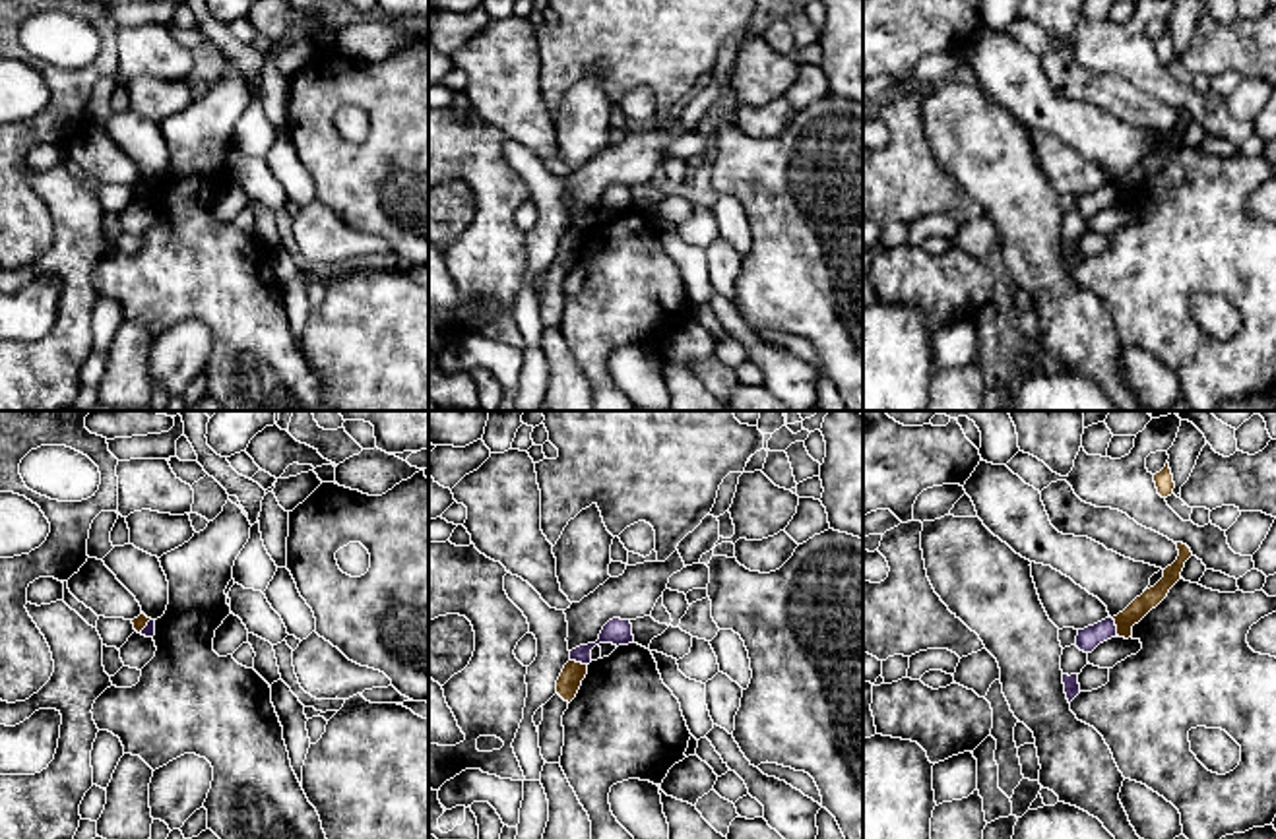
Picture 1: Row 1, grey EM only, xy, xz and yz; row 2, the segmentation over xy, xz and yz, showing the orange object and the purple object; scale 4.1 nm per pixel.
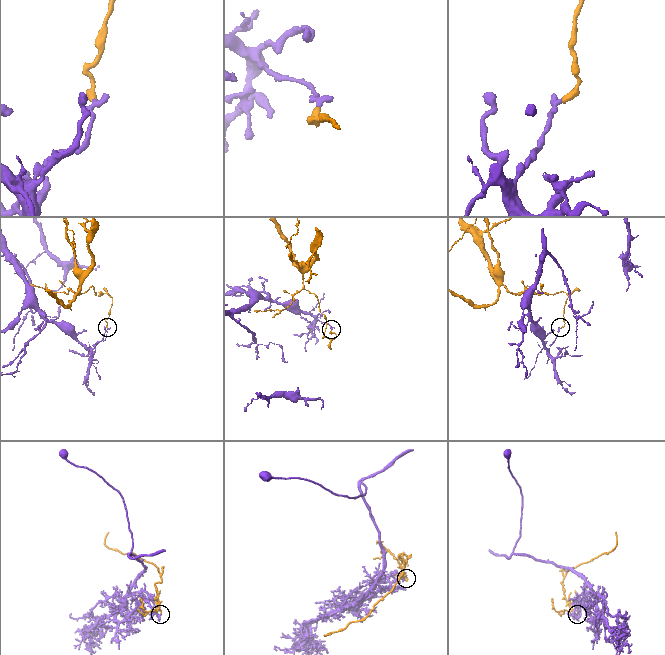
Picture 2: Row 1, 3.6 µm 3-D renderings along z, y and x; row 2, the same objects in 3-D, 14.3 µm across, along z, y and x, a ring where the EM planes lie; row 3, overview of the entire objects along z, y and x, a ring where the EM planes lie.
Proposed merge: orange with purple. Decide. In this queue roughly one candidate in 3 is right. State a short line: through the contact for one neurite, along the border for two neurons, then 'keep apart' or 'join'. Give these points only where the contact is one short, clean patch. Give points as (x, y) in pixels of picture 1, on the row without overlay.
line xz (571, 225), (586, 231); keep apart

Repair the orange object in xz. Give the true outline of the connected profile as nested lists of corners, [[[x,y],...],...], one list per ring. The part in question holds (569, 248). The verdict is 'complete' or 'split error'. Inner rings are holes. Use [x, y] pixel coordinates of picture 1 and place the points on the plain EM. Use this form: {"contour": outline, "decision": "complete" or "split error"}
{"contour": [[[568,227],[557,246],[557,260],[570,269],[576,264],[586,240],[588,231]]], "decision": "complete"}

